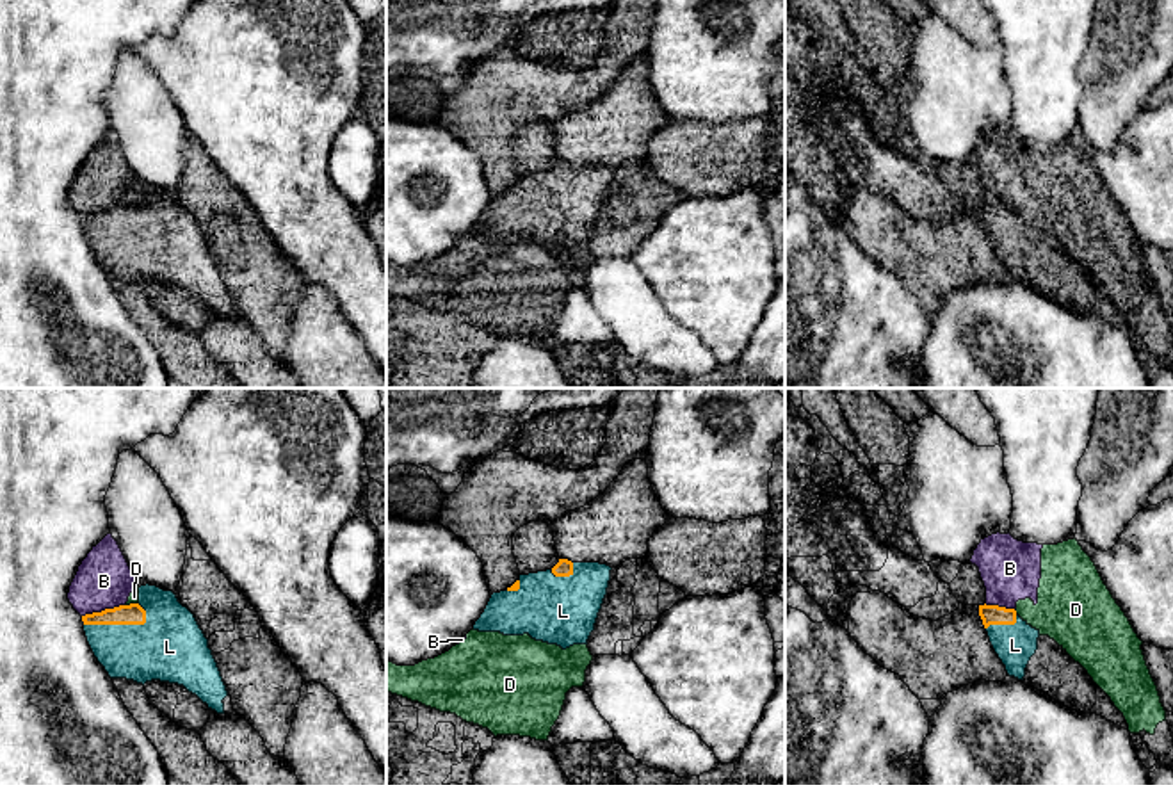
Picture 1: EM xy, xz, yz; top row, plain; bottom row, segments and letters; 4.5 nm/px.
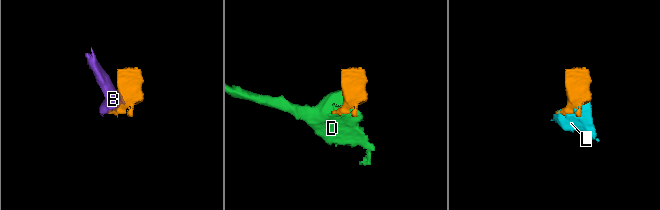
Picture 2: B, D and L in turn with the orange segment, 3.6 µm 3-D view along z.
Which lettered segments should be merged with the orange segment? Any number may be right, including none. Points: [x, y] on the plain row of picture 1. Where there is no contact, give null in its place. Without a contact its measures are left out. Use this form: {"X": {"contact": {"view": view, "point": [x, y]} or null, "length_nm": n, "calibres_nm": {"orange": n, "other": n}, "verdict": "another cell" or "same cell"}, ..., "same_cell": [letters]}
{"B": {"contact": {"view": "xy", "point": [102, 212]}, "length_nm": 200, "calibres_nm": {"orange": 100, "other": 260}, "verdict": "another cell"}, "D": {"contact": {"view": "yz", "point": [1015, 212]}, "length_nm": 30, "calibres_nm": {"orange": 100, "other": 320}, "verdict": "another cell"}, "L": {"contact": {"view": "xy", "point": [120, 225]}, "length_nm": 300, "calibres_nm": {"orange": 100, "other": 320}, "verdict": "same cell"}, "same_cell": ["L"]}

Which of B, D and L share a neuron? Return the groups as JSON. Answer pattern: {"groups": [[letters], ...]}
{"groups": [["B", "D"], ["L"]]}

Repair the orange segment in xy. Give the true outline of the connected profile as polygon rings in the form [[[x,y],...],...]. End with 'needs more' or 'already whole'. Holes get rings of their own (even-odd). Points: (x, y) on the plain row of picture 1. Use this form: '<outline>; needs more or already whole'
[[[141,187],[139,203],[82,217],[87,244],[110,279],[183,287],[217,315],[233,315],[208,240],[173,192]]]; needs more

